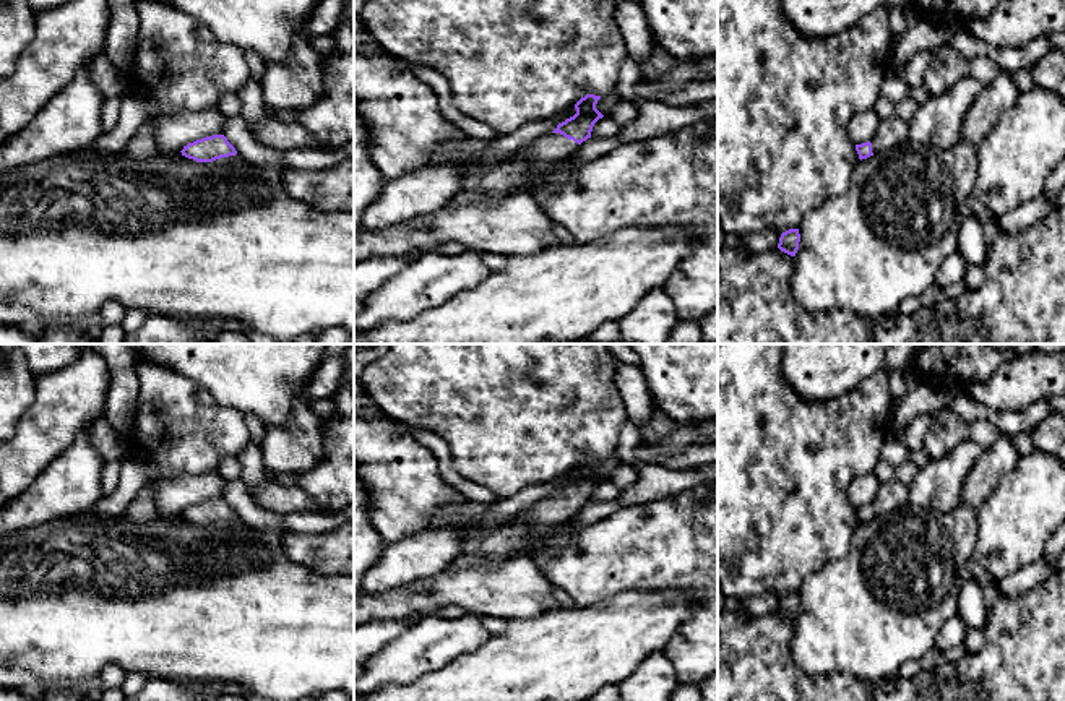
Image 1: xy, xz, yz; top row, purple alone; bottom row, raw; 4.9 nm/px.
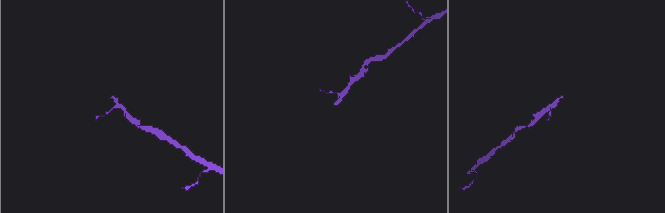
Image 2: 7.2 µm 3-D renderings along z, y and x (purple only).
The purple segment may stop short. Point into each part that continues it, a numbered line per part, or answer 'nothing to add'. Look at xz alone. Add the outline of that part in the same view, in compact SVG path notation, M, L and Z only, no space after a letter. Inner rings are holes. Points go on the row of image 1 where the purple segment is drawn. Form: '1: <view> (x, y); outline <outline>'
1: xz (543, 154); outline M549 133L529 144L515 162L492 169L482 178L477 190L458 191L448 200L445 208L494 206L507 196L518 193L518 177L536 177L550 170L555 164L568 159L578 146L578 143L560 133Z

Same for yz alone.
1: yz (893, 130); outline M891 115L880 122L875 135L872 136L872 153L877 154L895 148L896 144L906 141L908 135L909 122Z

